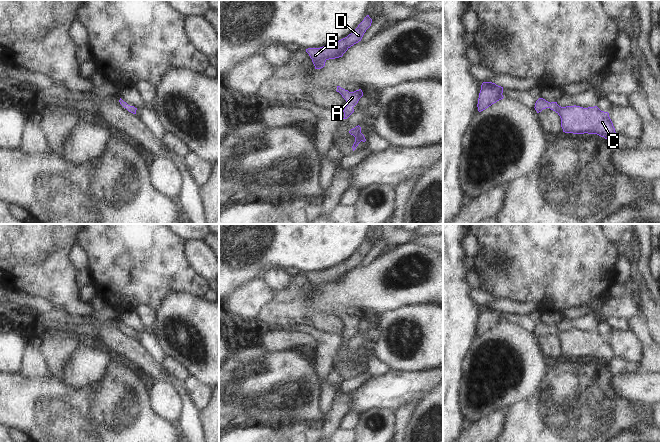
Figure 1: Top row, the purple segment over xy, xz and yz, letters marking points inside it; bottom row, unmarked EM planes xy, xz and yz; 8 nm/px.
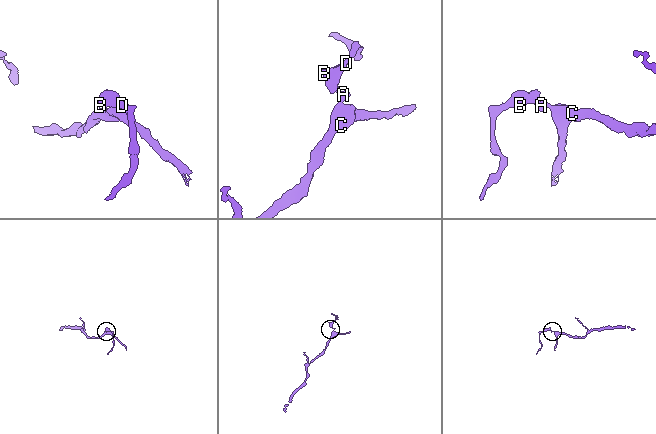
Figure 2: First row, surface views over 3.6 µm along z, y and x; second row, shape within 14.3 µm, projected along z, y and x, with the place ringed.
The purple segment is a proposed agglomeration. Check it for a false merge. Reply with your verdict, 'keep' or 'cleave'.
keep

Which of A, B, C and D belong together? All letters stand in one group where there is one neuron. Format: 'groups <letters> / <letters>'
groups A B C D

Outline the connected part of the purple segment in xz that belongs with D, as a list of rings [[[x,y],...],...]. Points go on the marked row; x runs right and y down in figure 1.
[[[367,15],[358,27],[347,37],[327,46],[306,49],[315,69],[323,68],[325,62],[329,59],[342,57],[351,46],[361,41],[364,33],[371,26],[371,23],[372,19]]]

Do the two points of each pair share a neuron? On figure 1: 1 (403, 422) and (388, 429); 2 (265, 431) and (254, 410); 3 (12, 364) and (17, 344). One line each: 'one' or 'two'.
1: two
2: two
3: one

